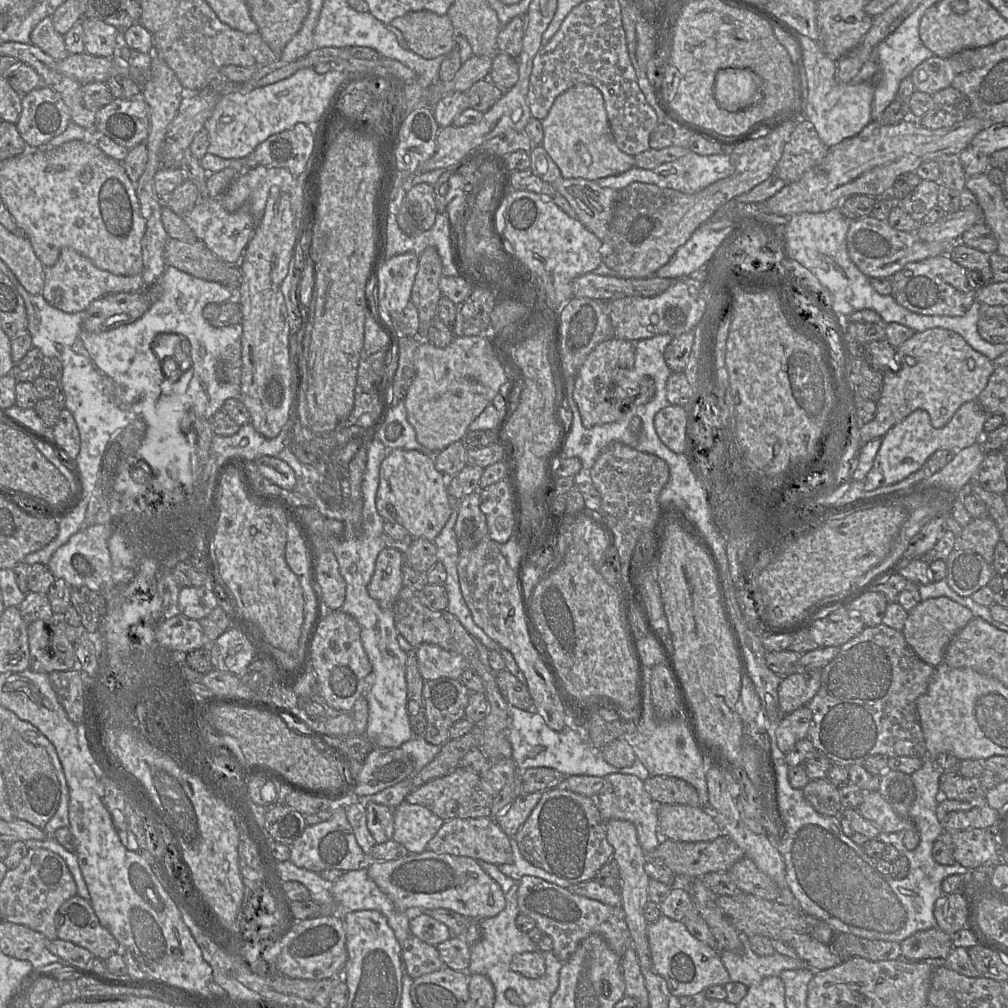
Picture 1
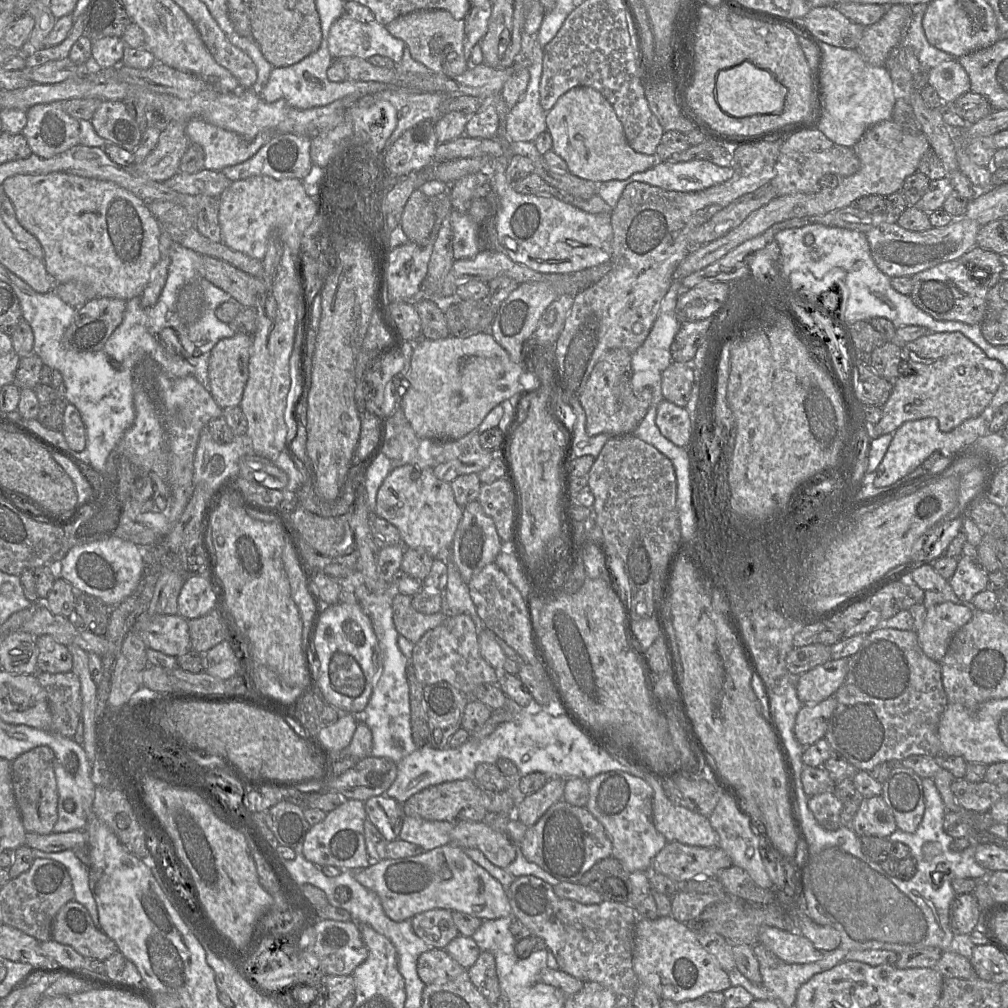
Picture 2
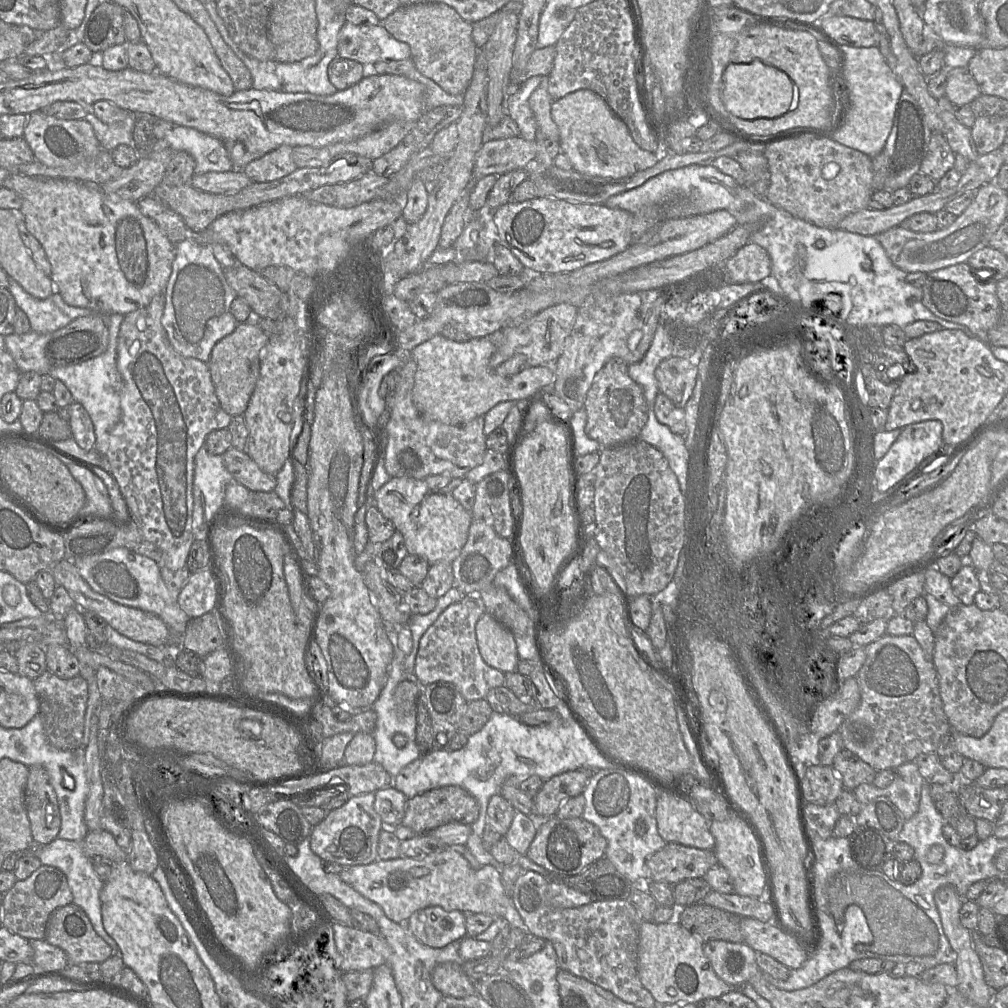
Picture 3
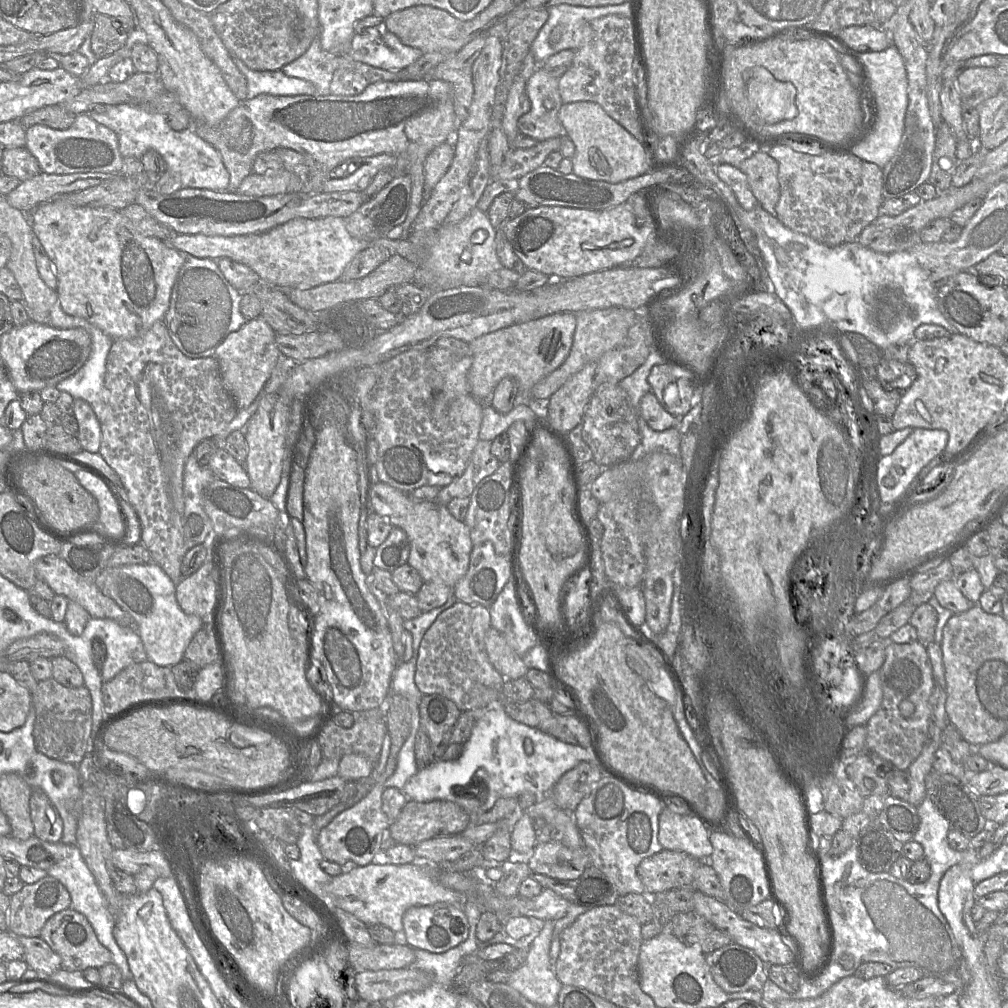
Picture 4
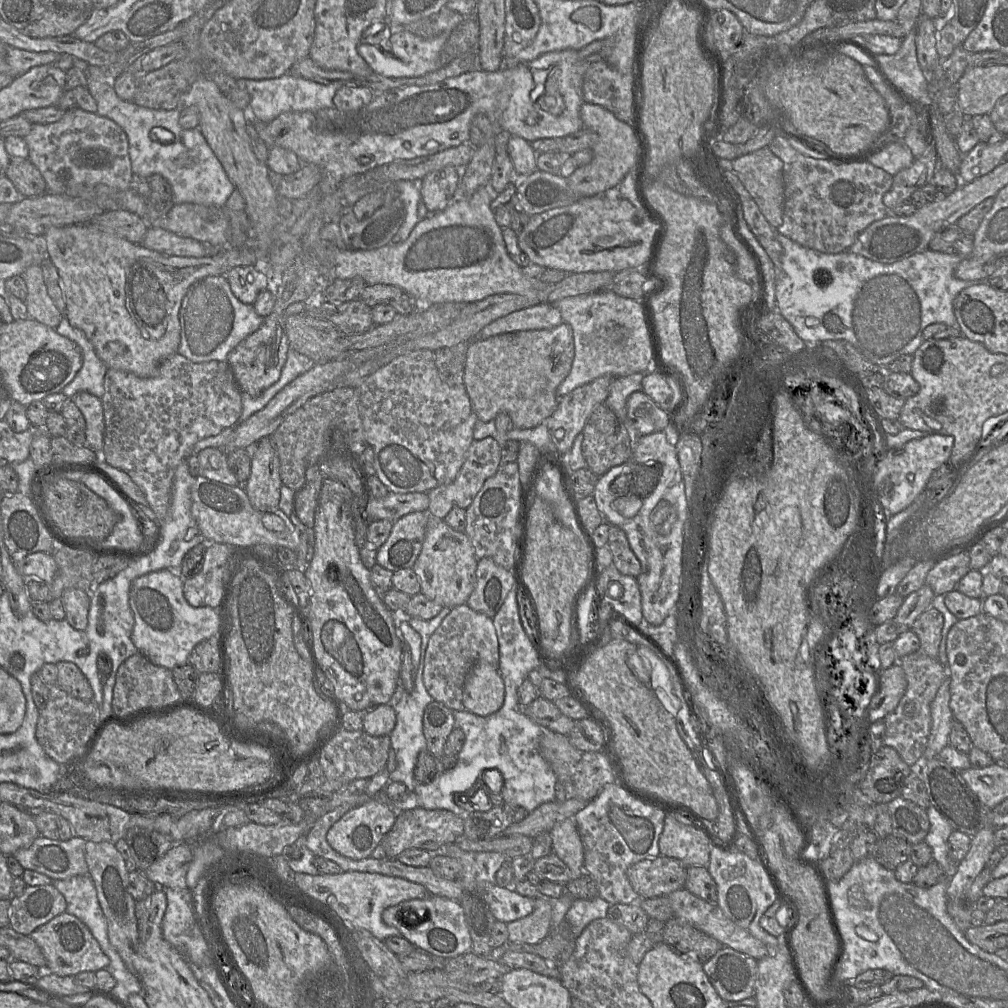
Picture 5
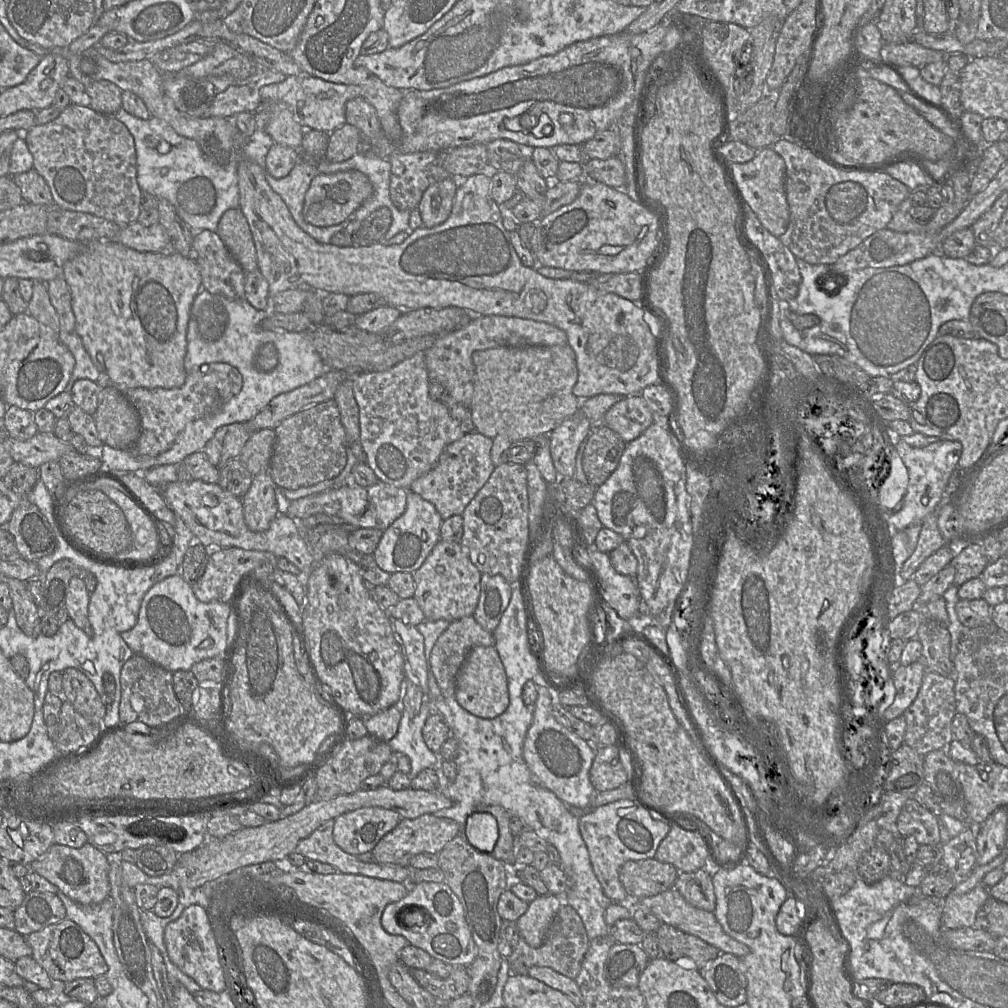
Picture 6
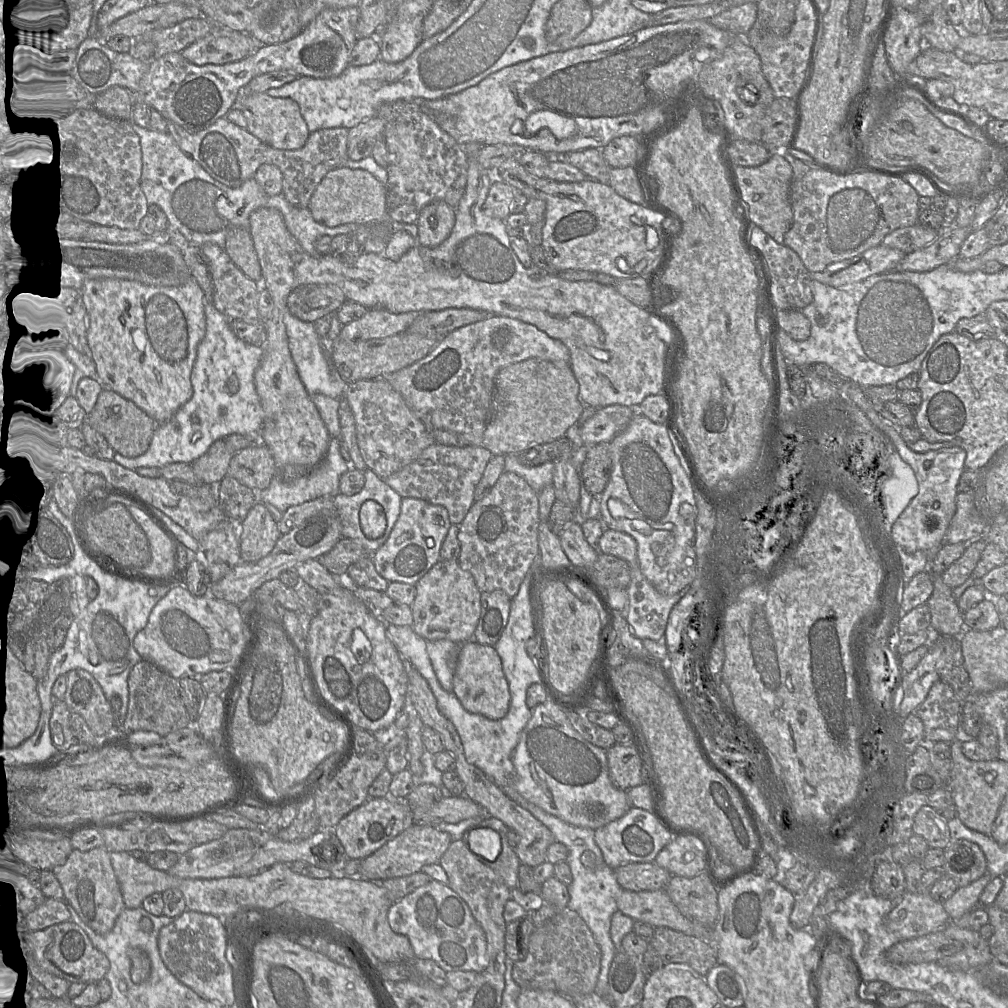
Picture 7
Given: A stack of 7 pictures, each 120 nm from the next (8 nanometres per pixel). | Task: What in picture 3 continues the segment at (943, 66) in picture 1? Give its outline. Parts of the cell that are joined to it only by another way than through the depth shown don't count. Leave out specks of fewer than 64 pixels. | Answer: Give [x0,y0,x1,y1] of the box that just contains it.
[945,67,980,106]

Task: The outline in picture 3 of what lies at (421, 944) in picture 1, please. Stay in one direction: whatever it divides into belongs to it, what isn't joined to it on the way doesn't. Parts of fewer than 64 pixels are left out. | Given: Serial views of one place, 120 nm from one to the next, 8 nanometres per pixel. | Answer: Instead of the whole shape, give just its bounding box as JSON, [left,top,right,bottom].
[432,962,477,998]

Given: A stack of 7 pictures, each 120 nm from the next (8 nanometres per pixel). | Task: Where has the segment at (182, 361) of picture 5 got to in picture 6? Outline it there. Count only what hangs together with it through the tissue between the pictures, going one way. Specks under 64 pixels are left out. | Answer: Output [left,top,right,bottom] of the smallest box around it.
[119,363,242,457]

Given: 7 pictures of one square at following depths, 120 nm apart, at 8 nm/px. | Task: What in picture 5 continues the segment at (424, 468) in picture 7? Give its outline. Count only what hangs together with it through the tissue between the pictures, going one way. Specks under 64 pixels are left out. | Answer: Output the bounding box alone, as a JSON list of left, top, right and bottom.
[428,437,500,519]

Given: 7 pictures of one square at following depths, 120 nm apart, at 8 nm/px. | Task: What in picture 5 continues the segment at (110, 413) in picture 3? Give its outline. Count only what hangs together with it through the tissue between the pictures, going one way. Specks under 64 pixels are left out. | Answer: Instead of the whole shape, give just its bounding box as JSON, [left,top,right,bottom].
[55,326,106,399]

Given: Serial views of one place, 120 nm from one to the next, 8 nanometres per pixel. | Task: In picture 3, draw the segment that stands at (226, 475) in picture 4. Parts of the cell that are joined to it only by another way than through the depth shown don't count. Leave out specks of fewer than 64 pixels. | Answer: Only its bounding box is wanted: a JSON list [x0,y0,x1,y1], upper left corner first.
[222,447,276,492]

